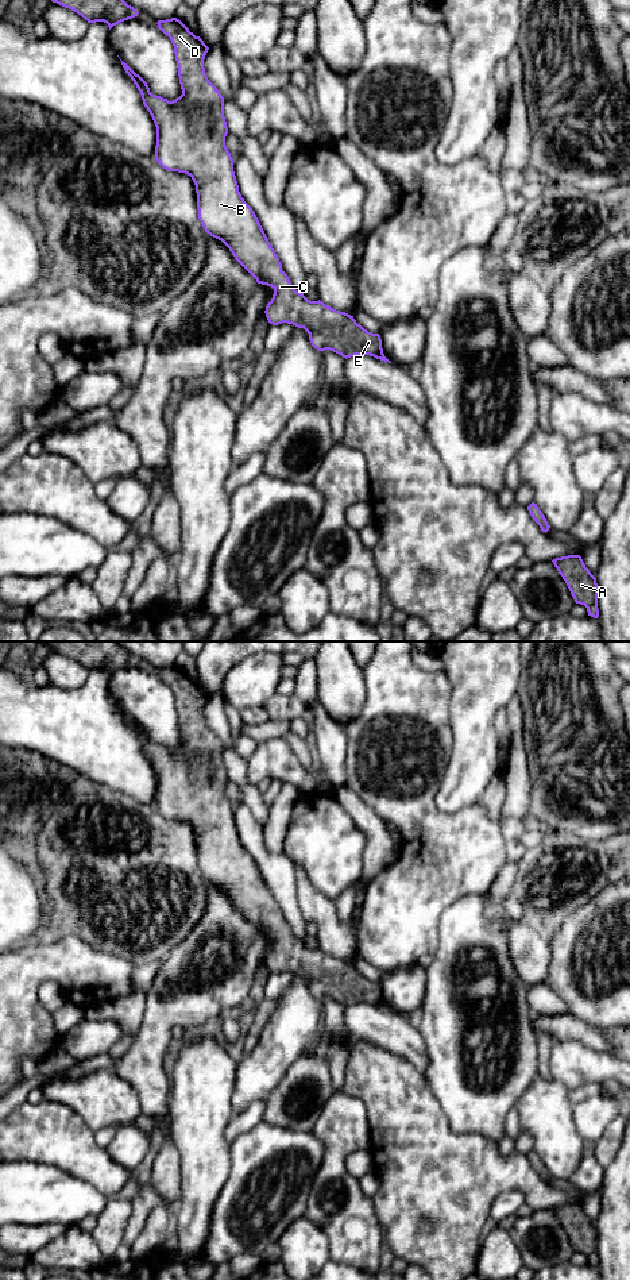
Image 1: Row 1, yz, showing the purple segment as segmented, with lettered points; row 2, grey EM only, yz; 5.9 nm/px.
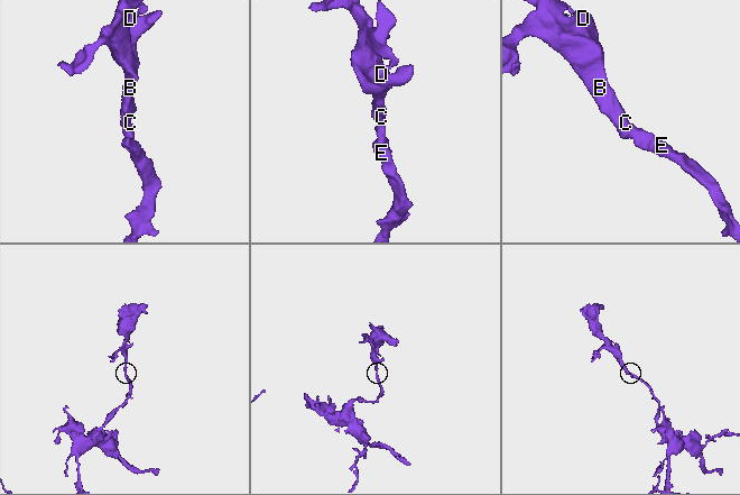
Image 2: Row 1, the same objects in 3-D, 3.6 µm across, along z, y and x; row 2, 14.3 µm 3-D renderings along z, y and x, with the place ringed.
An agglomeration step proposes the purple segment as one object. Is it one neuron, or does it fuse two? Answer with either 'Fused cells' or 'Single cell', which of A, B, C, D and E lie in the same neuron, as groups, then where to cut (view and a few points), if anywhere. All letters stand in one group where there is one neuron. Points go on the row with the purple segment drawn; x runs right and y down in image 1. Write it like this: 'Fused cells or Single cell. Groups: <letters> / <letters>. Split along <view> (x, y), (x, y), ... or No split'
Single cell. Groups: A B C D E. No split

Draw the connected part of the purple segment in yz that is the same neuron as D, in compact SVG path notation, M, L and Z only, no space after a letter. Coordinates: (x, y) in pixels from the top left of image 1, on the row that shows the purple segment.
M177 18L158 20L156 27L170 38L174 46L182 95L173 101L152 95L139 74L125 62L121 61L121 65L140 92L143 104L155 123L155 159L169 171L192 177L197 193L198 219L205 232L221 240L258 284L274 289L273 298L264 311L270 324L287 323L304 328L309 334L312 346L318 351L331 350L345 359L355 355L370 355L391 363L383 354L379 334L368 332L356 323L353 316L336 311L320 300L310 301L293 288L255 212L239 192L233 159L225 146L228 127L224 117L224 97L208 80L204 68L209 47Z

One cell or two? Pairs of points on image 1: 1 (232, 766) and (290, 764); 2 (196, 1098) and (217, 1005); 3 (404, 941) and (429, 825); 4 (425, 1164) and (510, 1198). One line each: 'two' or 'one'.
1: two
2: two
3: one
4: two

